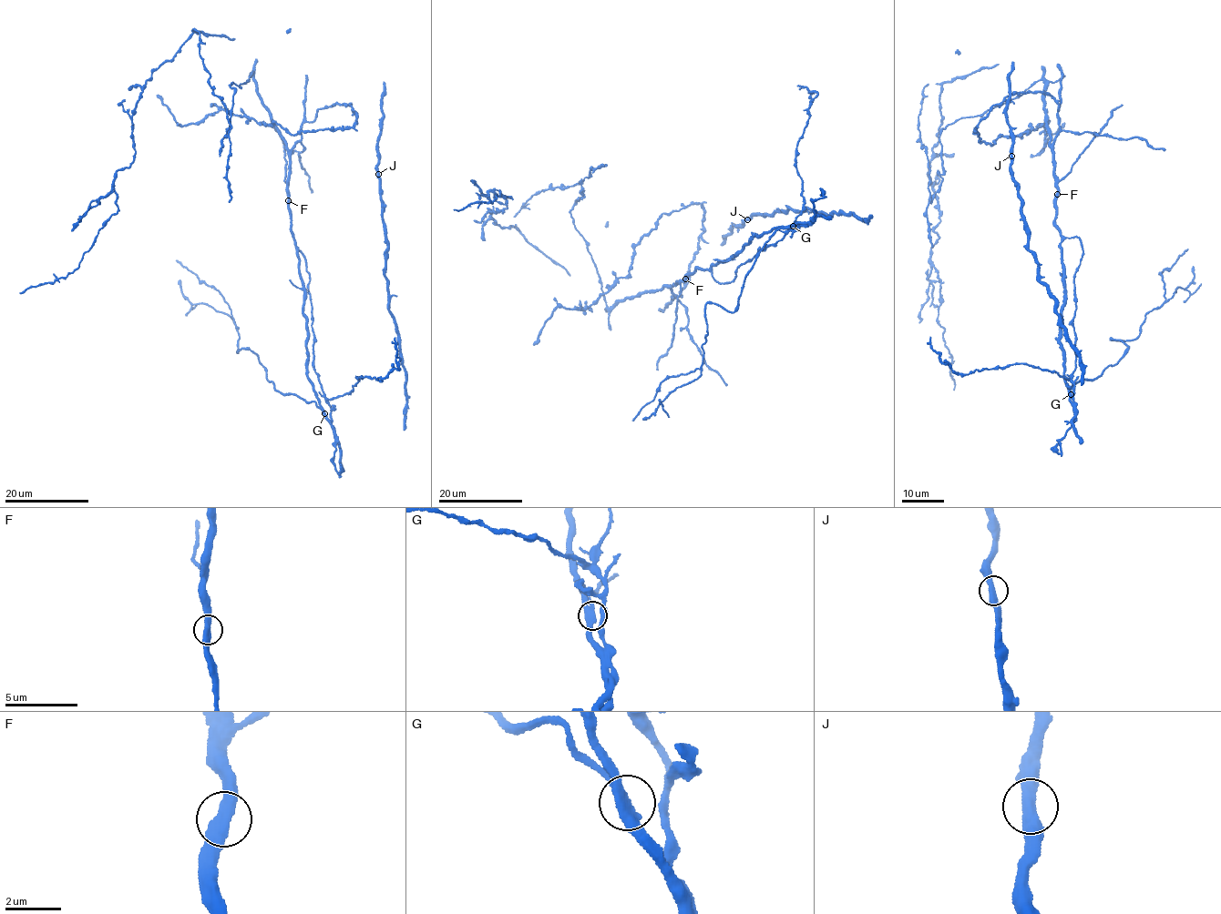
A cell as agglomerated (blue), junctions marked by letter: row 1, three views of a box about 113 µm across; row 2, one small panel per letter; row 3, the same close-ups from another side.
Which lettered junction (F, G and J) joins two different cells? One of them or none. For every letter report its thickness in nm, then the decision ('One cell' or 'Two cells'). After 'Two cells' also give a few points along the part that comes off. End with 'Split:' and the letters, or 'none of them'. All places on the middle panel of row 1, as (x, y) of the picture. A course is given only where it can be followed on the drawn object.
F: Thickness 440 nm. One cell
G: Thickness 440 nm. Two cells. Course of the part to remove: (793, 227), (779, 228), (764, 243), (733, 311), (706, 304), (708, 333), (699, 370), (668, 376), (632, 420)
J: Thickness 440 nm. One cell
Split: G

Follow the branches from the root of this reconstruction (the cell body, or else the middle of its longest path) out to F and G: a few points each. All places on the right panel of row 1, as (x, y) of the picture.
F: (1037, 81), (1044, 83), (1046, 126), (1052, 152), (1057, 194)
G: (1037, 81), (1044, 83), (1057, 188), (1055, 225), (1061, 236), (1064, 279), (1059, 344), (1071, 394)

